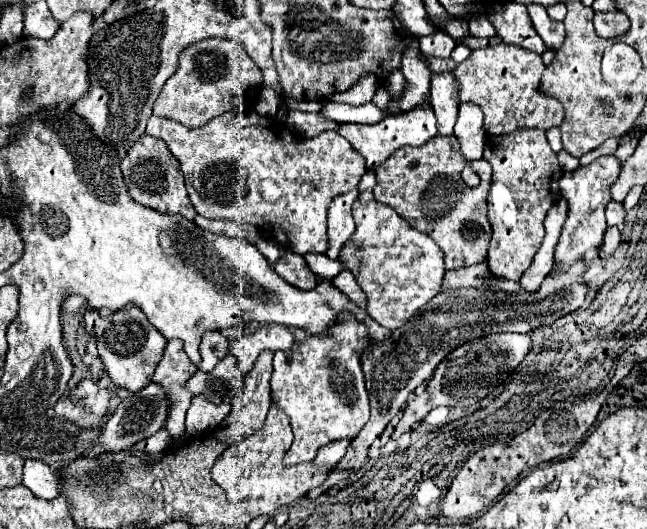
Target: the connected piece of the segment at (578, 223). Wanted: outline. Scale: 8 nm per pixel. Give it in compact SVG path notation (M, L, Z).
M602 156L596 162L592 162L590 166L580 166L576 172L562 174L560 192L566 198L566 202L570 206L570 212L568 212L568 220L564 224L560 242L556 246L554 266L570 268L576 260L580 260L590 250L594 250L594 248L598 248L602 244L604 232L608 228L604 210L606 210L608 202L612 200L610 188L618 180L620 170L622 170L622 162L618 158L614 158L614 156Z

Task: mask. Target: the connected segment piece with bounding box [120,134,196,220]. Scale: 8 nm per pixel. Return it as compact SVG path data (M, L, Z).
M142 134L140 140L136 140L136 144L128 150L128 154L120 166L122 166L124 182L130 190L130 196L136 202L140 202L148 208L154 208L158 212L182 214L184 218L194 220L196 210L190 206L190 198L184 188L184 178L182 178L178 160L172 156L172 152L164 144L164 140L154 138L150 134Z

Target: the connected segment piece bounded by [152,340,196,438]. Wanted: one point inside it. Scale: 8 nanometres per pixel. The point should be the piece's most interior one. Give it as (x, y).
(174, 369)

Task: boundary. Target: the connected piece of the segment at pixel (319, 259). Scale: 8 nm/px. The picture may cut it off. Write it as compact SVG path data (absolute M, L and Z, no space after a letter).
M306 254L304 256L308 262L308 268L316 274L316 278L322 280L332 280L334 276L338 276L342 272L340 268L340 260L328 260L322 254Z

